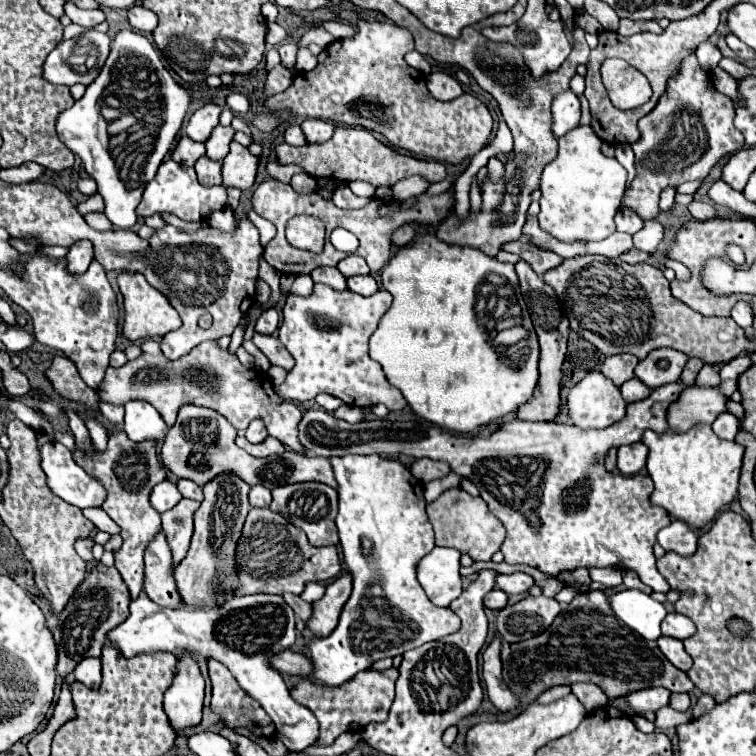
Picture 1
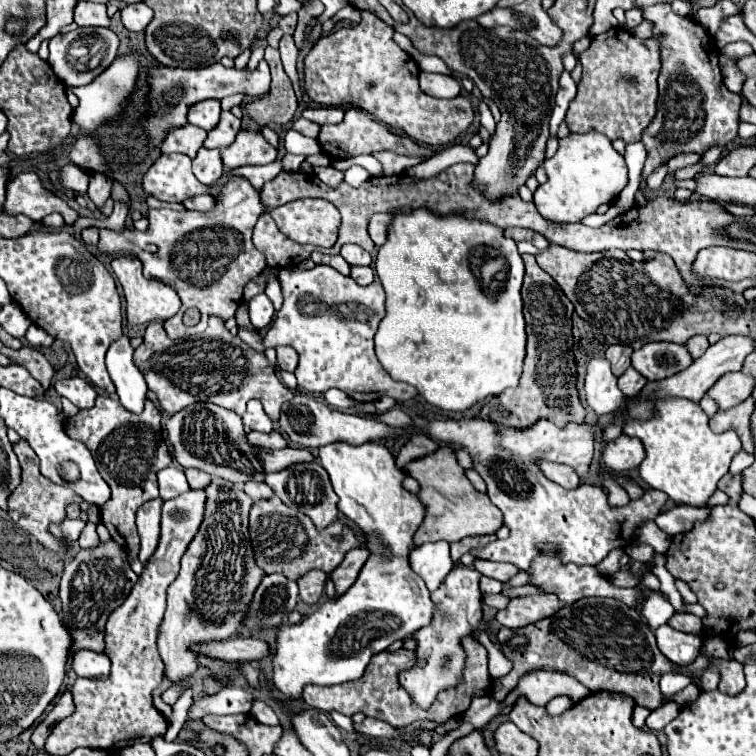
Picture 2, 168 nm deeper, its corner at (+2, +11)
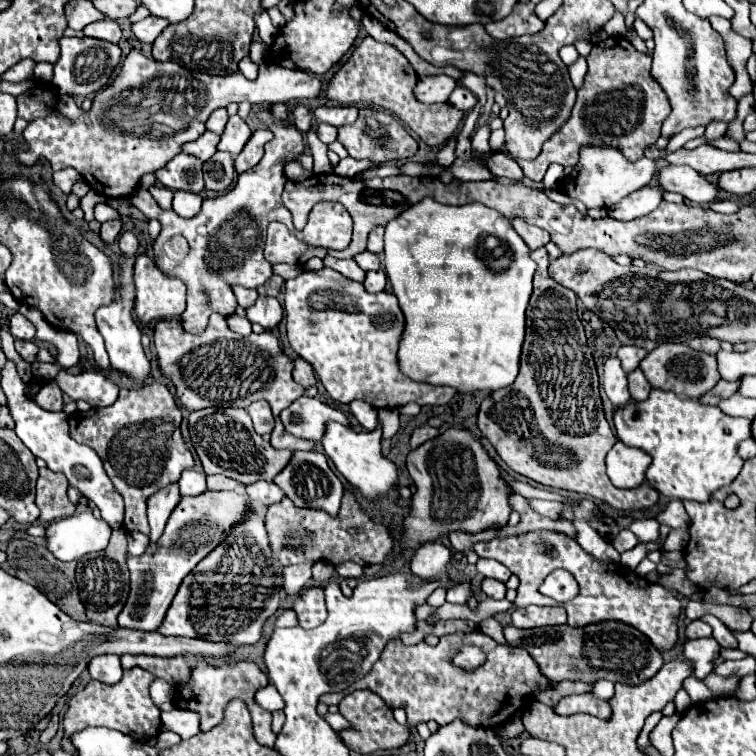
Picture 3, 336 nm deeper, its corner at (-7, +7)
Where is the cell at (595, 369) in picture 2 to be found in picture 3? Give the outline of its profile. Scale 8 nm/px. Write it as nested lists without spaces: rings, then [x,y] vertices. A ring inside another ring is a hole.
[[[608,357],[604,363],[604,391],[614,407],[624,407],[630,401],[626,373],[622,371],[618,357]]]

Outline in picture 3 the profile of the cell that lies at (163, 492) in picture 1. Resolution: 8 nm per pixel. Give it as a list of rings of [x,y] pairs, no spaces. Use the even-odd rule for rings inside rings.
[[[186,469],[178,481],[180,495],[200,495],[206,491],[206,475],[194,469]]]

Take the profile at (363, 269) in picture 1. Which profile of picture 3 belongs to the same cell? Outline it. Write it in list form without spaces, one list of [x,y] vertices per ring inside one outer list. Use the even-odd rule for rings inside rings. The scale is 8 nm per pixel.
[[[364,251],[364,253],[356,255],[354,261],[356,261],[364,271],[370,271],[370,269],[376,271],[376,269],[380,269],[380,259],[378,259],[378,255],[374,255],[374,253],[370,253],[370,251]]]

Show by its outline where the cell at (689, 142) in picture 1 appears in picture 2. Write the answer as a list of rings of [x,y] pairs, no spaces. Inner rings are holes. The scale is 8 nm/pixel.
[[[669,3],[641,7],[643,19],[653,25],[653,37],[659,37],[661,73],[657,115],[643,131],[641,143],[647,147],[643,179],[655,167],[677,153],[705,153],[711,145],[727,145],[737,137],[741,97],[727,91],[717,65],[719,49],[713,37],[695,21],[677,15]]]

